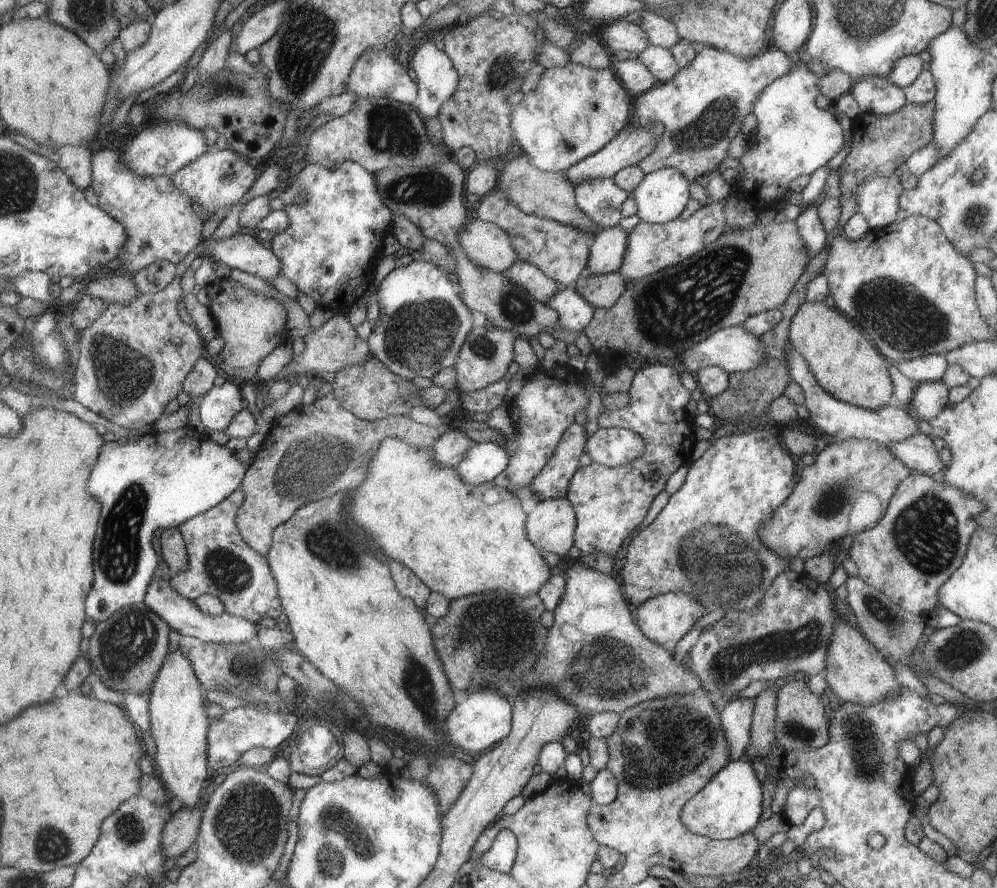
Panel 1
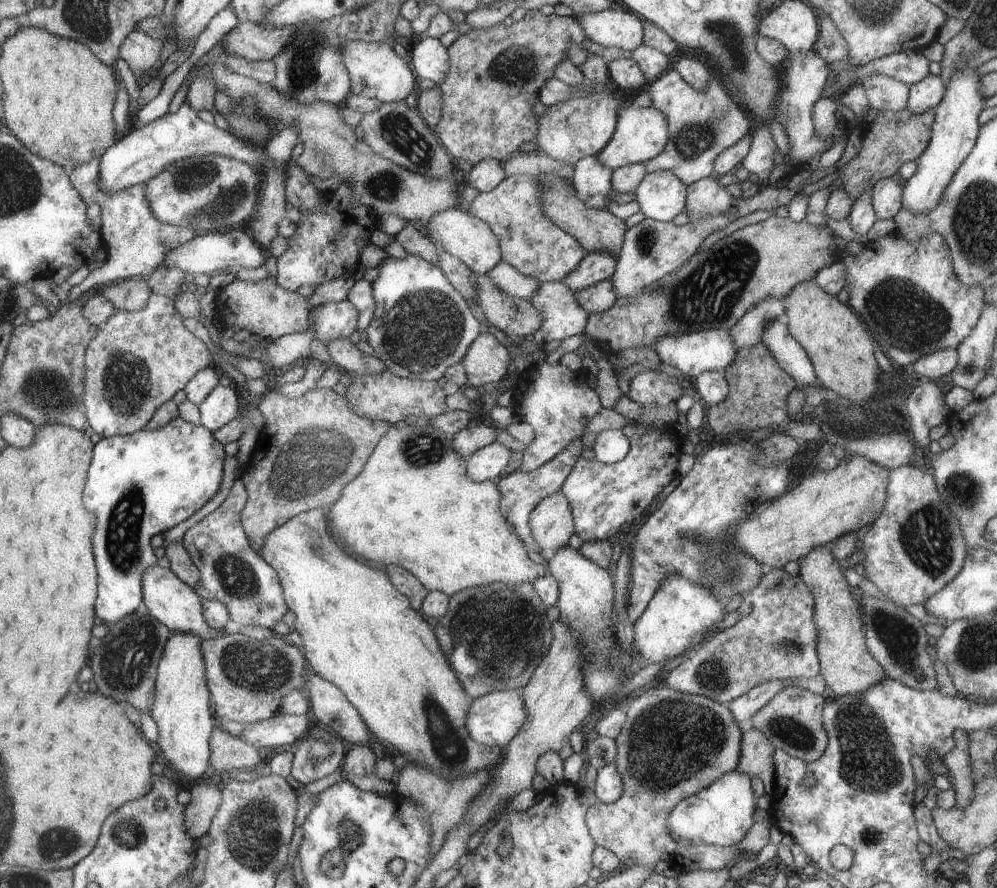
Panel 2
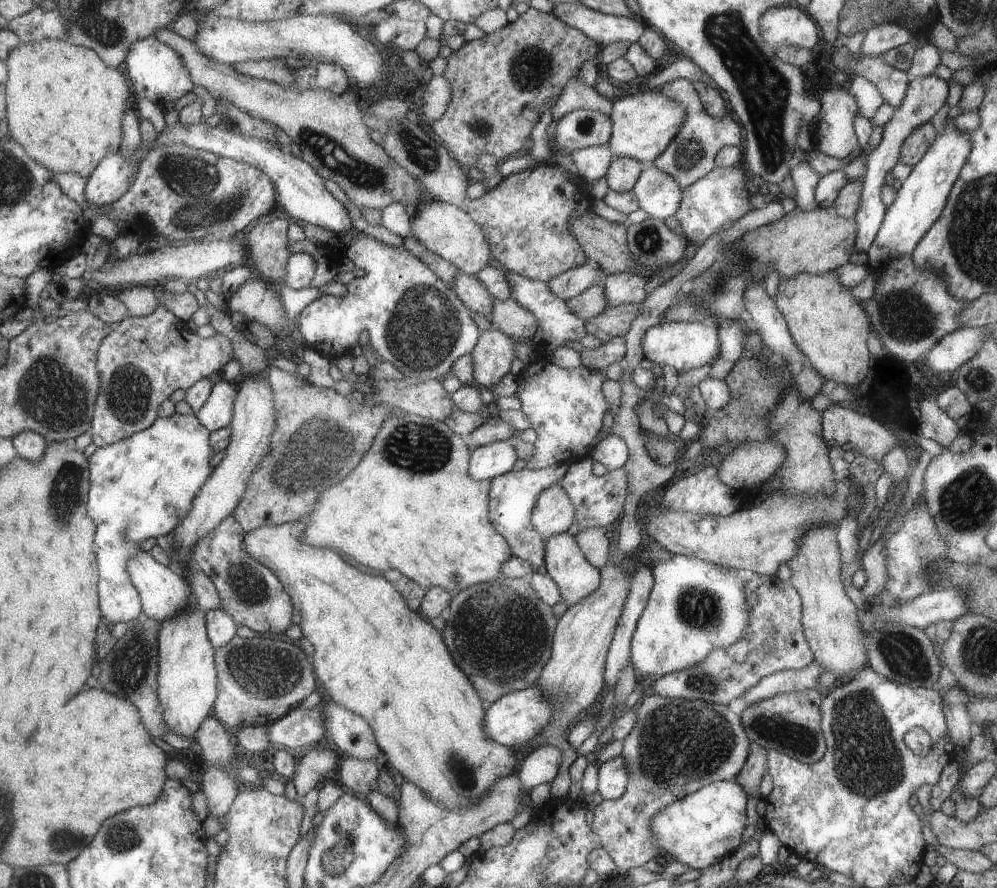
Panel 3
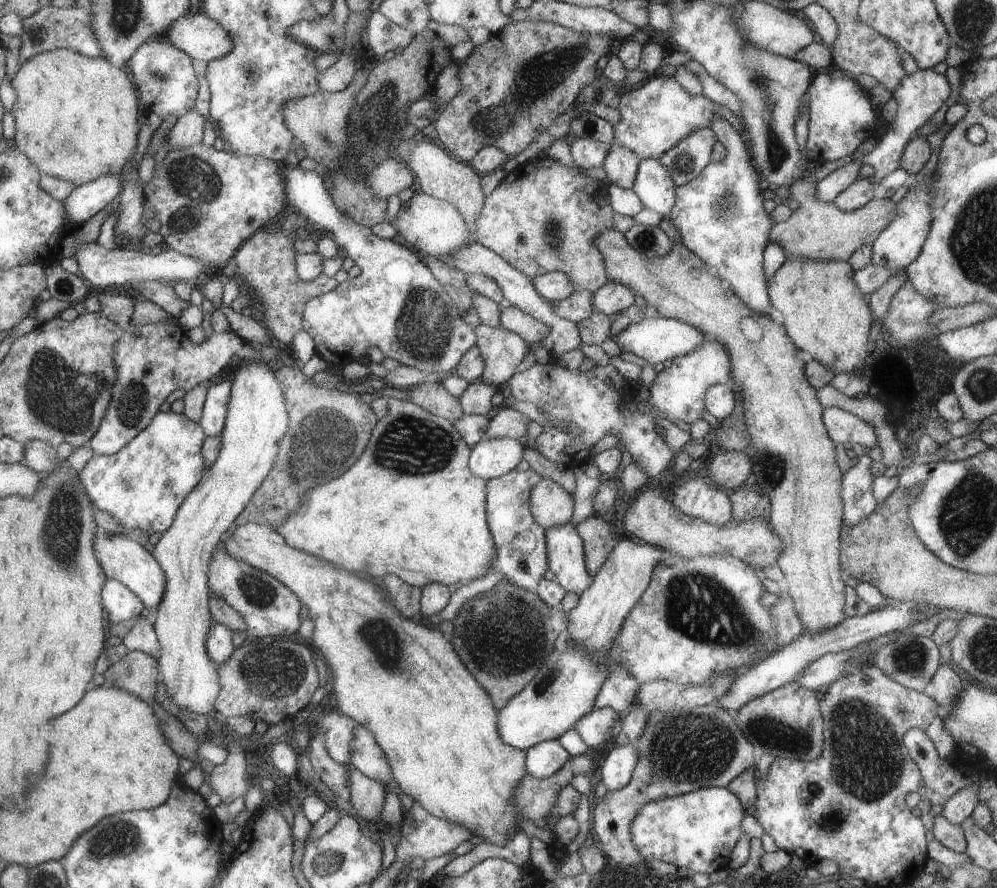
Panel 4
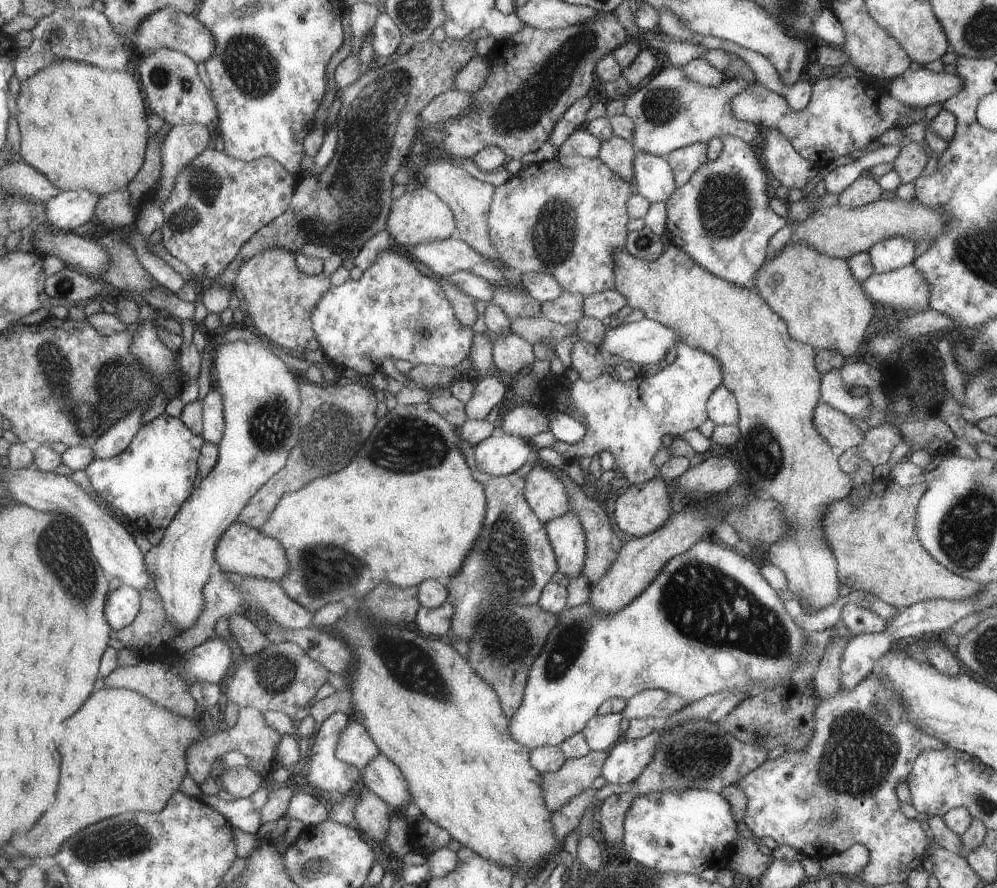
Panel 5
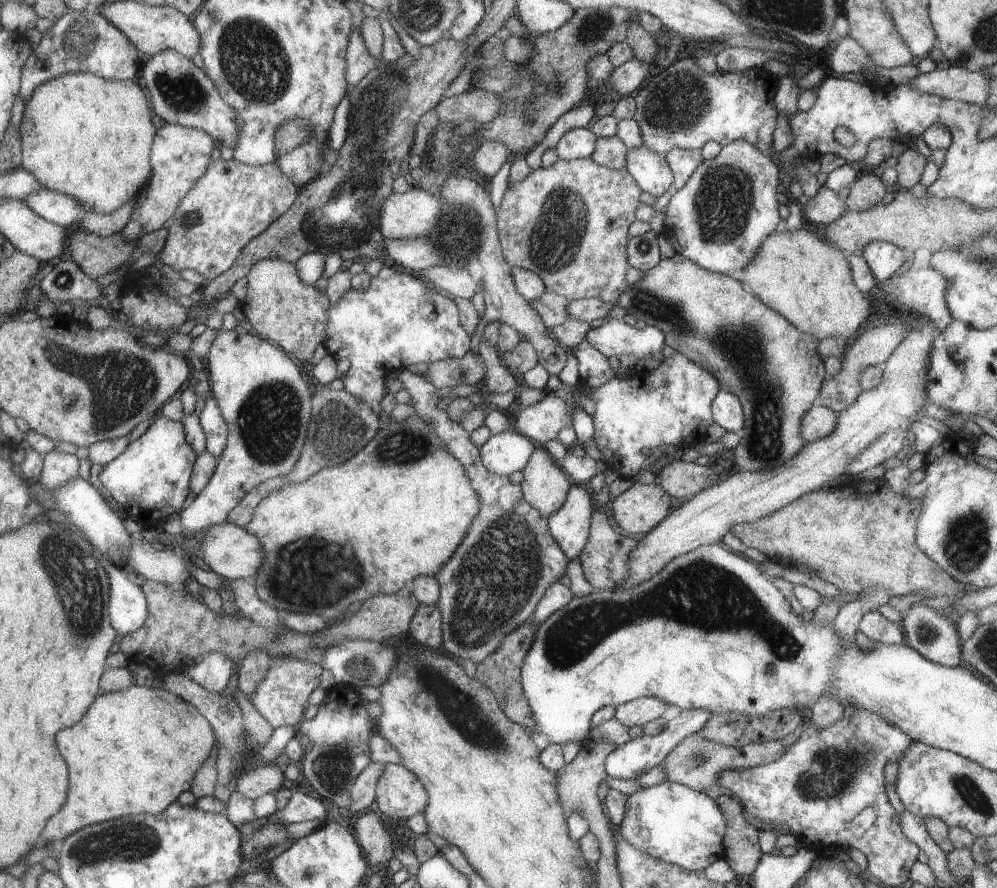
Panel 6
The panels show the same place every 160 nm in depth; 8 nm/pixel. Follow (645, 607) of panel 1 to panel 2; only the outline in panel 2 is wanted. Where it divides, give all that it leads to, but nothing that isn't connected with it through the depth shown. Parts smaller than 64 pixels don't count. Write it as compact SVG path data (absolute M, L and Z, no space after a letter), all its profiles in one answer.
M672 574L668 576L657 595L650 600L645 612L634 622L634 650L644 656L651 663L664 664L684 654L690 644L702 642L688 642L690 636L700 634L704 636L710 632L718 622L724 620L724 604L718 600L716 594L706 590L696 582L690 582L684 576Z

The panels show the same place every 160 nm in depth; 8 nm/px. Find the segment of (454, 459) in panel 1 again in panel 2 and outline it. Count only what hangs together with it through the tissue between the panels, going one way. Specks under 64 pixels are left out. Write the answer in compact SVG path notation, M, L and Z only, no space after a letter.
M476 426L464 428L456 434L452 434L453 449L462 456L462 458L468 458L474 452L485 448L491 443L496 441L497 428L492 426Z

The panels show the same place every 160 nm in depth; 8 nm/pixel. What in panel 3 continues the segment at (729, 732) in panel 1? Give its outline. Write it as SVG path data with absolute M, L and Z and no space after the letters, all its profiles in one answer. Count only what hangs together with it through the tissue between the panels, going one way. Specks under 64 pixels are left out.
M816 662L802 670L778 671L775 674L766 676L761 683L750 688L743 696L746 706L758 704L766 698L772 698L778 694L798 691L798 690L818 690L818 676L822 674L824 668Z

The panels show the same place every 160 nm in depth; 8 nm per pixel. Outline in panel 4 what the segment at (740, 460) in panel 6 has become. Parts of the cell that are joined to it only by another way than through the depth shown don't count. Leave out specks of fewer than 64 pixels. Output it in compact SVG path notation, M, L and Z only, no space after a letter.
M606 230L602 235L599 235L595 239L595 244L598 244L599 251L603 254L606 272L608 272L610 281L626 285L628 288L633 289L638 296L642 296L642 298L646 300L649 309L653 309L655 315L666 317L667 319L676 319L683 323L693 325L694 328L701 329L706 341L718 341L729 353L732 372L729 385L732 390L741 397L744 420L747 424L748 434L750 434L750 442L746 454L751 458L751 471L754 472L756 480L760 478L760 488L766 490L766 494L768 494L769 499L771 500L771 513L768 520L769 526L772 528L774 534L781 539L783 544L781 555L778 556L776 564L783 572L784 589L794 601L797 615L801 618L802 624L805 626L805 631L819 633L824 629L835 627L838 623L841 623L846 619L844 608L844 600L846 600L846 598L844 598L844 582L842 582L842 576L840 576L840 539L841 528L843 527L842 498L840 498L840 490L842 490L842 470L840 470L838 464L836 464L836 446L834 446L834 440L829 436L829 431L825 427L824 405L817 396L817 389L815 389L810 380L807 379L805 363L800 359L800 355L798 354L800 350L798 350L797 346L793 343L793 340L785 331L783 324L778 324L771 316L766 316L764 313L752 311L732 288L726 289L725 284L713 273L710 266L707 265L697 253L686 248L685 244L673 243L673 247L667 255L651 259L642 253L639 253L637 249L629 243L625 233L621 233L618 230Z

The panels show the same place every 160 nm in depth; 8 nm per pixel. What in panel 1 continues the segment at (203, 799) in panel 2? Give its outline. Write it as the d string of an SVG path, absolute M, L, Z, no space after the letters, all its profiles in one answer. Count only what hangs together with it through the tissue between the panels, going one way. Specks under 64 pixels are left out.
M204 802L194 808L181 808L162 830L162 854L165 860L183 855L198 839L204 812Z

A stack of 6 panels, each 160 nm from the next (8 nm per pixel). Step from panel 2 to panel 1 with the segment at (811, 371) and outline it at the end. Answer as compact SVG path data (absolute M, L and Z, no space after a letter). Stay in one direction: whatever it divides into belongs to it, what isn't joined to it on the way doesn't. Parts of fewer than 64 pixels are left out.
M793 350L787 357L790 379L794 380L802 388L804 406L809 411L809 418L822 432L836 436L838 440L847 440L848 438L865 439L888 446L894 444L894 442L902 442L902 440L906 440L910 436L916 436L916 434L921 433L920 426L918 426L918 418L913 413L906 412L902 408L896 407L895 404L880 408L880 410L866 410L836 400L834 396L830 396L830 393L822 388L821 384L818 384L814 373L810 372L806 360L798 352Z

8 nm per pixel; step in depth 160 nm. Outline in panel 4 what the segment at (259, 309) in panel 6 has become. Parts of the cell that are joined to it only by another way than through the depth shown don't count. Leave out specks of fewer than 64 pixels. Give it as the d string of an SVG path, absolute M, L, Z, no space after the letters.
M284 231L270 234L270 238L247 241L233 256L231 265L236 268L236 276L241 283L246 282L256 292L260 302L264 305L264 322L270 334L282 342L292 344L292 338L304 330L303 314L310 299L324 295L334 290L340 284L335 278L328 278L322 274L311 281L302 279L296 274L294 258L297 258L292 246L292 239L288 240Z

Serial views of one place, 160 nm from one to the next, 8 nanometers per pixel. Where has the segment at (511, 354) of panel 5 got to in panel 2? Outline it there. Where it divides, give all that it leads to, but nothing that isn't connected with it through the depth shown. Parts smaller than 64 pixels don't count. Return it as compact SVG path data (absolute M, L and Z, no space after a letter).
M483 333L474 340L472 347L466 352L464 364L468 383L466 387L482 390L484 385L502 381L508 372L510 354L490 333Z

